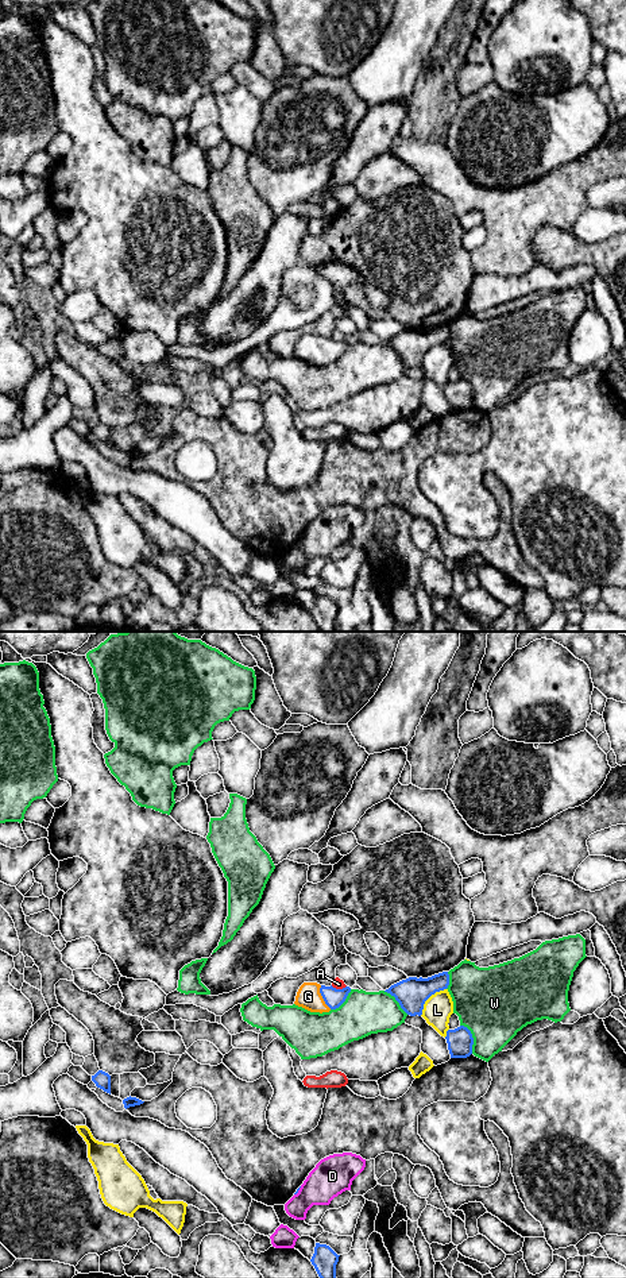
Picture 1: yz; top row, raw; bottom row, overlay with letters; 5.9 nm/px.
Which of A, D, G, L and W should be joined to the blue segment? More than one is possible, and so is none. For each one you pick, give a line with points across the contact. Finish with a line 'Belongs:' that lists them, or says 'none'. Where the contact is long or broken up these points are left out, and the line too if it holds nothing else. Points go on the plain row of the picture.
G: across yz (333, 350), (323, 350), (308, 348)
Belongs: G

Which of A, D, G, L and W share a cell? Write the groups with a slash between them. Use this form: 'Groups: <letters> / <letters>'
Groups: A / D / G / L / W

